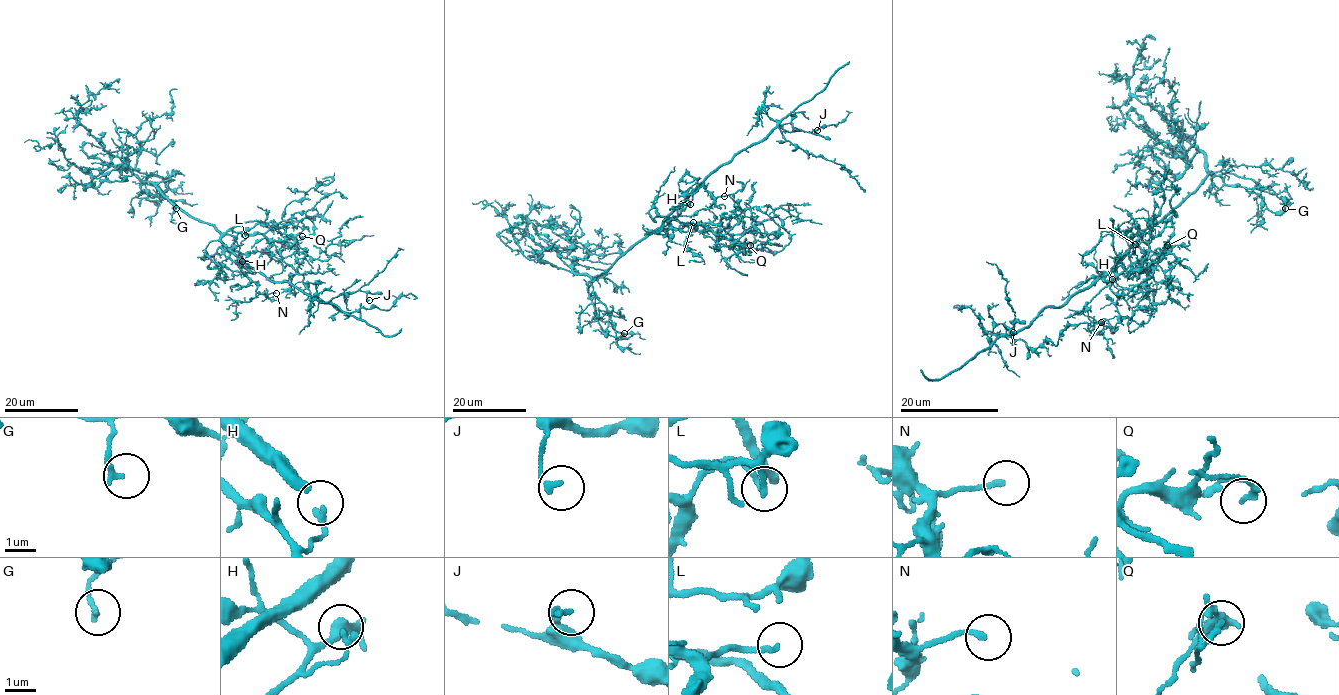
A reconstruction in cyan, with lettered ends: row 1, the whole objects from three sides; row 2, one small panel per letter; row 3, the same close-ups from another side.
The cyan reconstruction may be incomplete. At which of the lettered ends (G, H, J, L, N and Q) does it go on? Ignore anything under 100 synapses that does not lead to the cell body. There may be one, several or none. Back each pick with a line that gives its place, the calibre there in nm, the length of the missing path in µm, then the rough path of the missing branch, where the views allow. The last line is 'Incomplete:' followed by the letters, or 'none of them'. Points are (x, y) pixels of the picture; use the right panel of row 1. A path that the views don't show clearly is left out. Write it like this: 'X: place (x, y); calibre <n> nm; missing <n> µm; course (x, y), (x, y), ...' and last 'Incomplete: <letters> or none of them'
Incomplete: none of them

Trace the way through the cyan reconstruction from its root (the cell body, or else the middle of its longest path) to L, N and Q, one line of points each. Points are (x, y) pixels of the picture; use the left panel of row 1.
L: (216, 228), (233, 236), (240, 232), (245, 235)
N: (216, 228), (220, 239), (238, 259), (238, 267), (255, 284), (255, 290), (276, 293)
Q: (216, 228), (225, 233), (241, 226), (248, 234), (263, 233), (278, 241), (302, 236)

